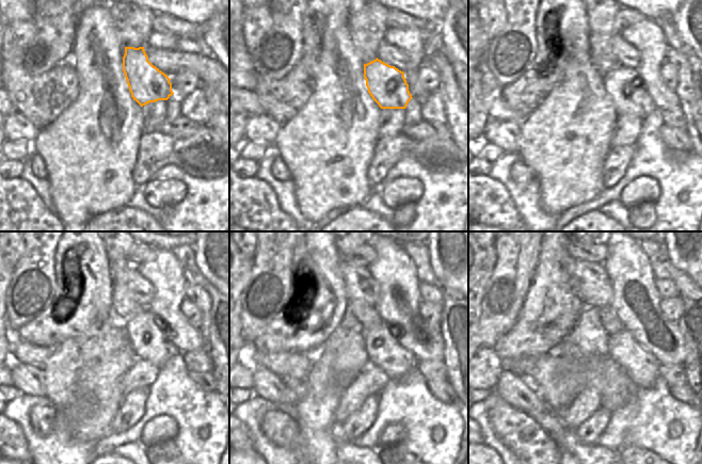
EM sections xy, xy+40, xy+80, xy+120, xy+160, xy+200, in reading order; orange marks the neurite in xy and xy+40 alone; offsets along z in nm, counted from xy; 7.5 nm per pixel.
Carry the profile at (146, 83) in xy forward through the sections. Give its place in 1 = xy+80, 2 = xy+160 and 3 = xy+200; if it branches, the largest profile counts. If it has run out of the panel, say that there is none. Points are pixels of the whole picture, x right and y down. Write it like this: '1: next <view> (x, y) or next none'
1: next xy+80 (624, 85)
2: next xy+160 (384, 351)
3: next xy+200 (642, 367)

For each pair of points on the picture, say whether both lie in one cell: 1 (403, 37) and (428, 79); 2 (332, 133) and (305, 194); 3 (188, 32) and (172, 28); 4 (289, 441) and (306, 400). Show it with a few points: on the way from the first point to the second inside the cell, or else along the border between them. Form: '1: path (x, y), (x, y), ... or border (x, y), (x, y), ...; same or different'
1: border (420, 65), (417, 79), (426, 91); different
2: path (328, 148), (328, 172), (320, 179); same
3: path (184, 29), (176, 28); same
4: border (294, 420), (300, 428); different

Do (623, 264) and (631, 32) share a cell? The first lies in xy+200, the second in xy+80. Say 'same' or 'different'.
same

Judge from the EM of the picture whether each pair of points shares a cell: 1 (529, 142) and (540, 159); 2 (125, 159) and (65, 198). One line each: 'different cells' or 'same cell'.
1: same cell
2: same cell

